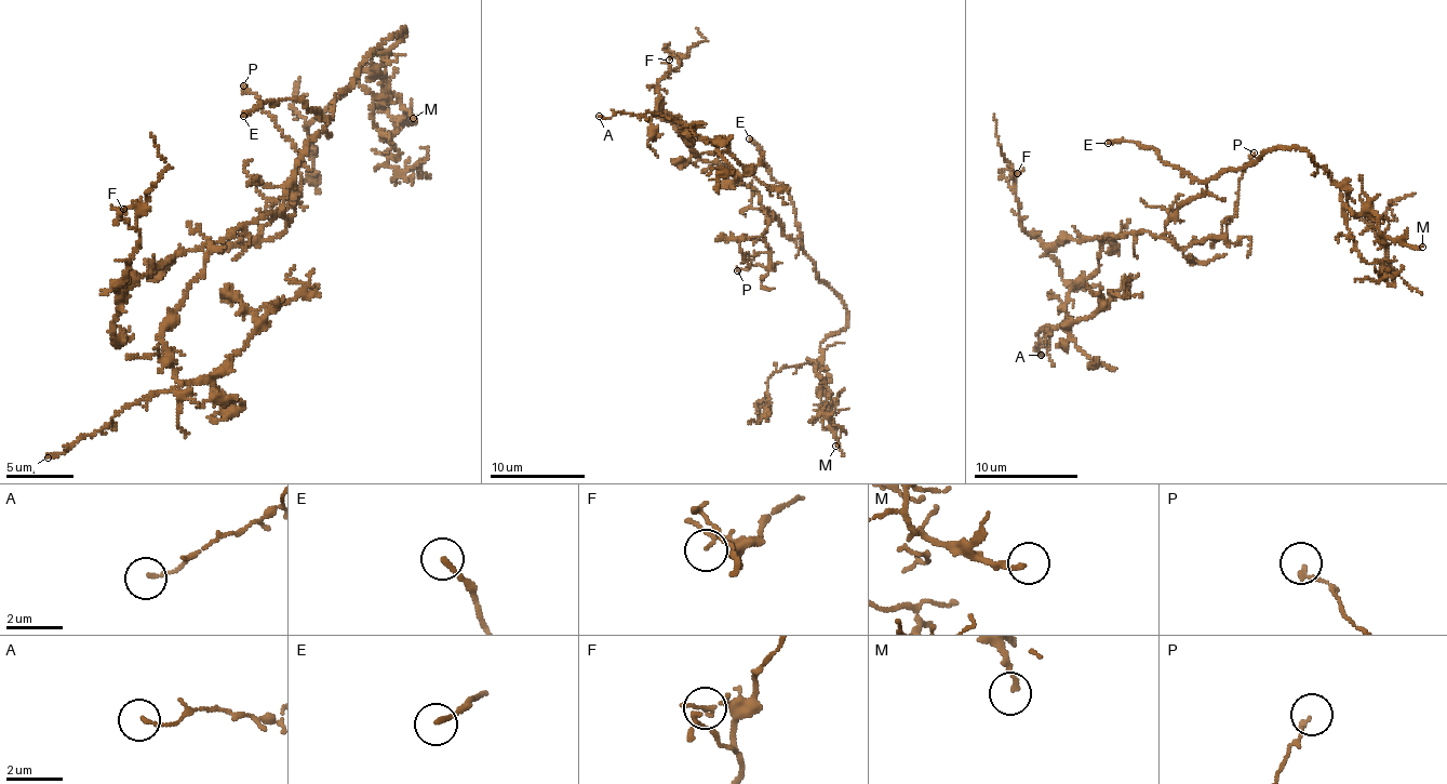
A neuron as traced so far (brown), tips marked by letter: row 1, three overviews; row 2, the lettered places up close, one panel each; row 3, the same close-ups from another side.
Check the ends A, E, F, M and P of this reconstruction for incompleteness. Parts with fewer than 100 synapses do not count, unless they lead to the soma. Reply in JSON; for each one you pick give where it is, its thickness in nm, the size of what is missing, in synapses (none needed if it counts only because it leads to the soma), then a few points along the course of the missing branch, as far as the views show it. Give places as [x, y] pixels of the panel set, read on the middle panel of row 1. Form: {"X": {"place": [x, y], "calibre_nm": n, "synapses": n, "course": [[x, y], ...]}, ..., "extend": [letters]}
{"E": {"place": [749, 138], "calibre_nm": 170, "course": [[749, 138], [745, 123], [750, 111], [749, 89], [719, 70], [707, 49], [731, 29], [757, 16], [772, 21]]}, "extend": ["E"]}

